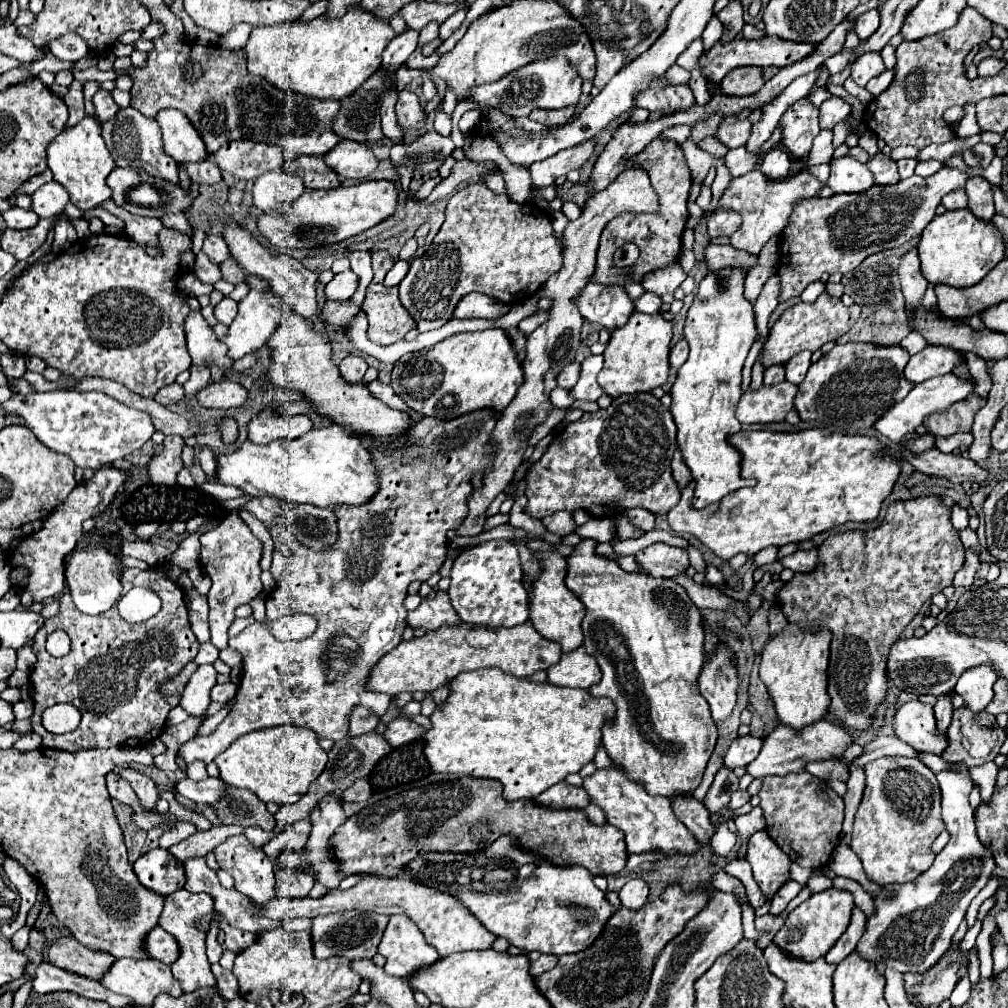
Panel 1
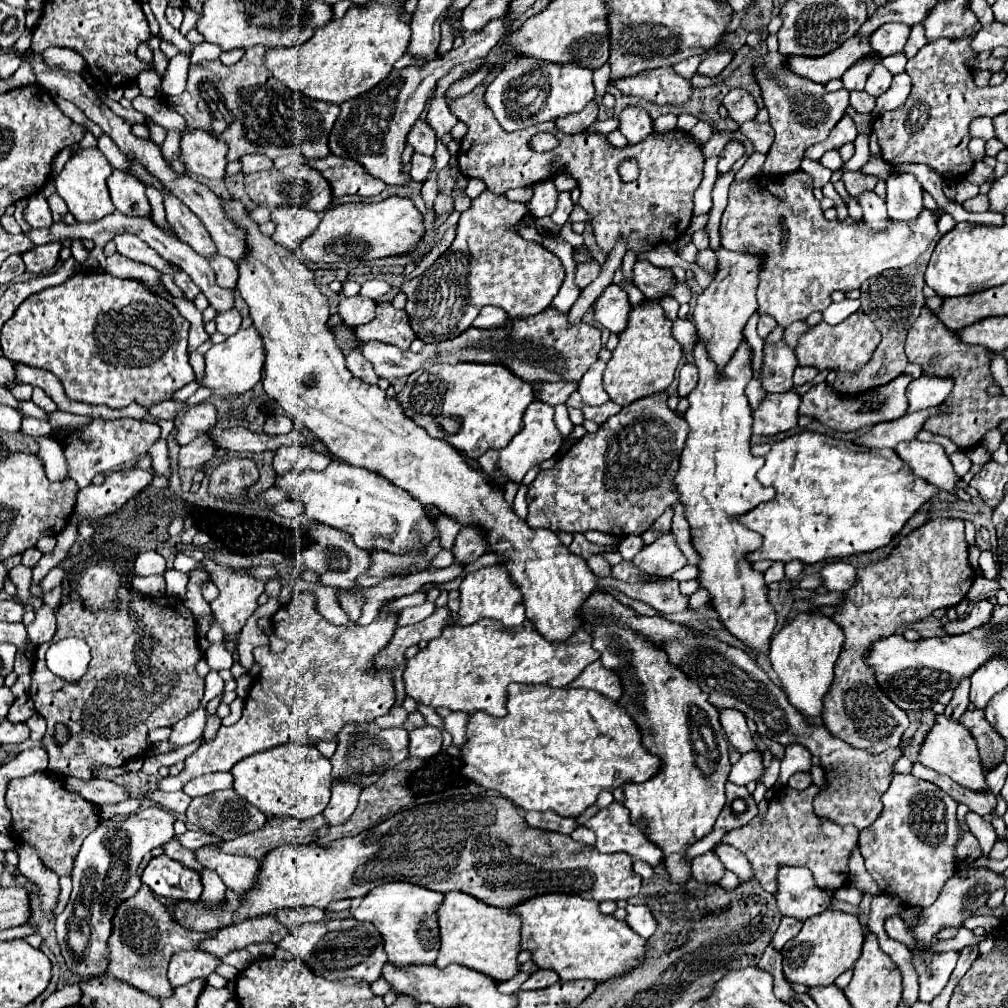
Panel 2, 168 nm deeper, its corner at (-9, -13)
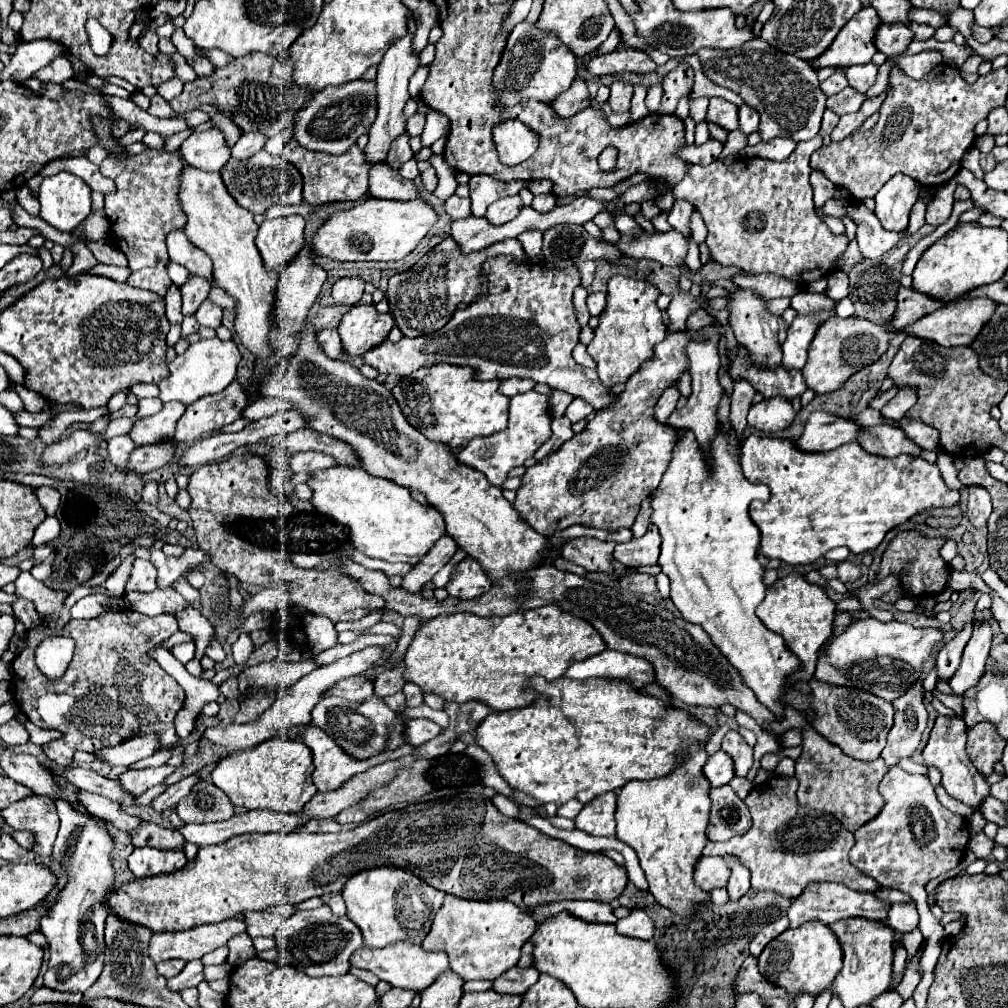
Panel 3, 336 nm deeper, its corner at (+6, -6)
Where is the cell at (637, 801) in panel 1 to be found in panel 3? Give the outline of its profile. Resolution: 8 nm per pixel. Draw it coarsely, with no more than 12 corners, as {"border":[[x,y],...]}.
{"border":[[702,857],[694,881],[710,891],[724,887],[728,867],[720,857]]}

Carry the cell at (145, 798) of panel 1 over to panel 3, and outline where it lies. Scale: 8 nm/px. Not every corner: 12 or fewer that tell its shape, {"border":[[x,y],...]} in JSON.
{"border":[[56,801],[68,881],[40,933],[44,985],[84,993],[104,965],[110,821]]}

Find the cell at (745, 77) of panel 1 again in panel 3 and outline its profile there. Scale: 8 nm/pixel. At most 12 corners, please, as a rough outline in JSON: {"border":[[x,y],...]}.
{"border":[[712,97],[706,119],[726,131],[738,129],[738,107]]}

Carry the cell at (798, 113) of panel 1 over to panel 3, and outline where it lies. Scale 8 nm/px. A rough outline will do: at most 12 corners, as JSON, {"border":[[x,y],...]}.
{"border":[[760,37],[700,49],[708,79],[760,113],[764,143],[818,133],[810,63]]}

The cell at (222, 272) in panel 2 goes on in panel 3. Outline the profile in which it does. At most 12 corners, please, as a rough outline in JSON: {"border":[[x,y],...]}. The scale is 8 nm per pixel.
{"border":[[188,275],[182,291],[182,313],[196,313],[212,281]]}

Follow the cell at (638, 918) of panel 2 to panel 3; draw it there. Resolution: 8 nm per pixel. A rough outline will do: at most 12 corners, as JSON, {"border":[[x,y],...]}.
{"border":[[642,909],[616,921],[620,935],[652,939],[654,923]]}

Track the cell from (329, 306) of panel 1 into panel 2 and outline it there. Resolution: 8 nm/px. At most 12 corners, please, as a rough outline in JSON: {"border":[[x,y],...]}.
{"border":[[343,298],[339,314],[351,328],[375,318],[375,300]]}

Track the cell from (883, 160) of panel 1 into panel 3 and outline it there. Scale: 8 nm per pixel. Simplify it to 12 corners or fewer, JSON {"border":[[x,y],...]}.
{"border":[[898,173],[876,193],[876,217],[886,231],[904,231],[920,195]]}

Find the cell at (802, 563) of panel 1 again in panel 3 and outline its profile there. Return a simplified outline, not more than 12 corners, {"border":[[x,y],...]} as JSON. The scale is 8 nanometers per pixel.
{"border":[[842,561],[838,567],[838,579],[842,583],[856,581],[860,567],[850,561]]}

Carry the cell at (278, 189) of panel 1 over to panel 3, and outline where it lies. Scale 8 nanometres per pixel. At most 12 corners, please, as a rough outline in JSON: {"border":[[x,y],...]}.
{"border":[[304,217],[266,219],[256,245],[270,269],[304,249]]}

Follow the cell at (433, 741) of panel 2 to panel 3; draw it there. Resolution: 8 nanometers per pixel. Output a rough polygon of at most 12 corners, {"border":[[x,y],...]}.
{"border":[[408,719],[404,741],[424,745],[440,733],[430,719]]}

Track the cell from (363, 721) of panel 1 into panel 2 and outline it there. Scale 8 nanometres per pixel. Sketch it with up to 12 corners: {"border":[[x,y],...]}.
{"border":[[401,704],[379,716],[375,722],[381,728],[401,726],[407,712]]}

